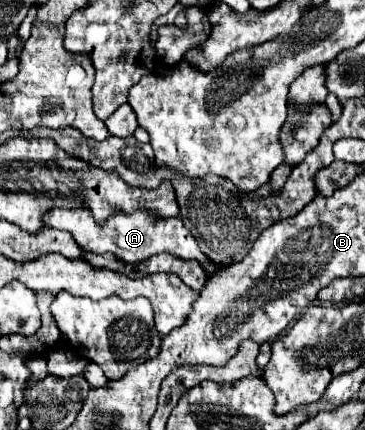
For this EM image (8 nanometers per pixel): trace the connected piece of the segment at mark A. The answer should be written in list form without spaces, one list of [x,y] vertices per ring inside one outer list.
[[[75,208],[75,210],[49,210],[49,214],[45,214],[45,224],[49,228],[57,228],[57,230],[65,230],[71,232],[75,242],[87,250],[87,252],[95,252],[95,254],[105,254],[111,252],[117,258],[121,258],[123,262],[129,264],[137,264],[143,262],[147,258],[151,258],[153,254],[159,252],[169,252],[175,254],[179,258],[195,258],[203,264],[203,268],[207,270],[207,274],[215,274],[217,266],[213,266],[199,250],[195,238],[191,236],[191,232],[183,226],[181,218],[153,218],[149,212],[135,212],[135,214],[113,214],[113,218],[107,218],[105,224],[97,224],[93,220],[93,216],[89,214],[89,210],[85,208]]]

